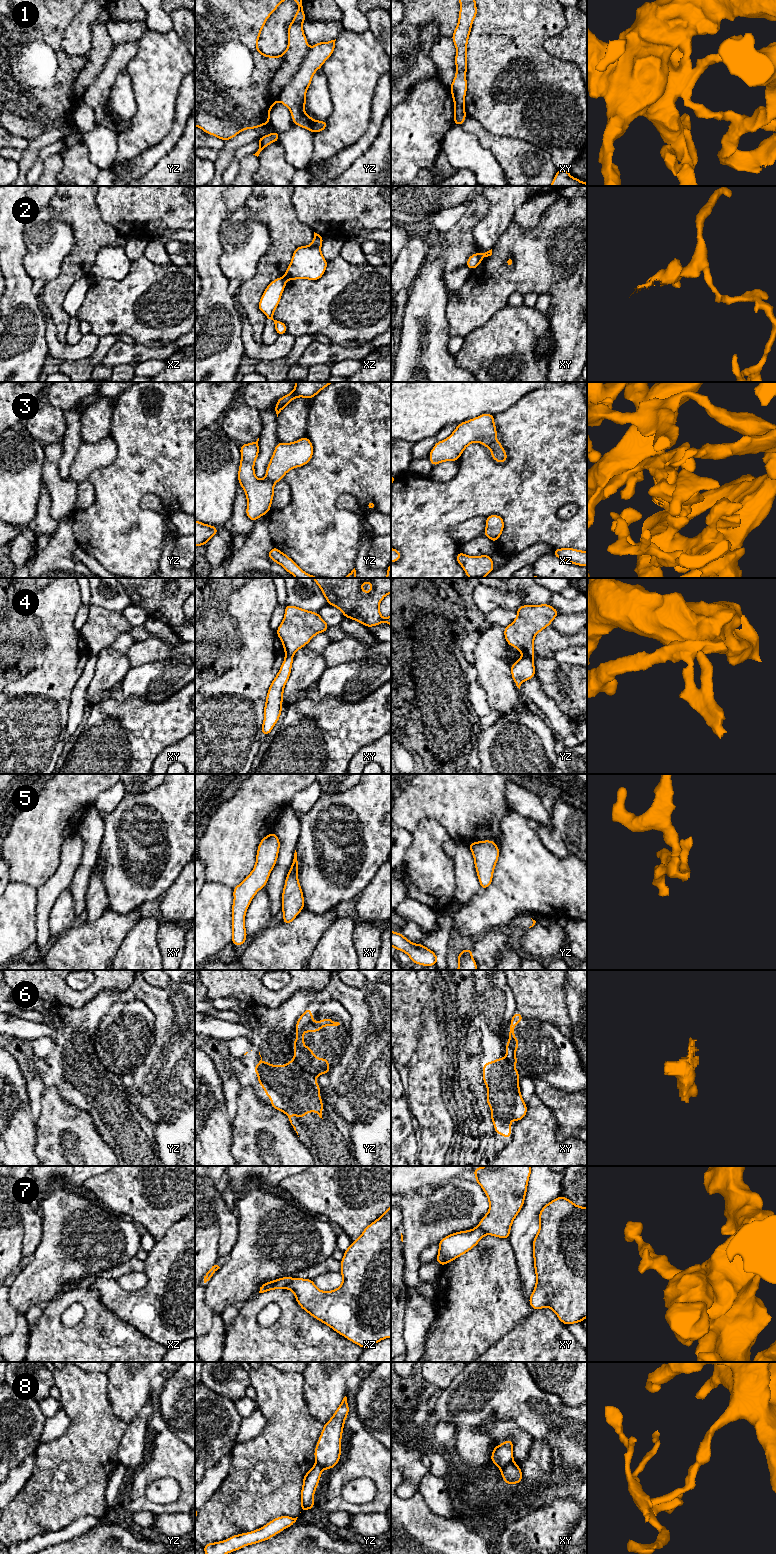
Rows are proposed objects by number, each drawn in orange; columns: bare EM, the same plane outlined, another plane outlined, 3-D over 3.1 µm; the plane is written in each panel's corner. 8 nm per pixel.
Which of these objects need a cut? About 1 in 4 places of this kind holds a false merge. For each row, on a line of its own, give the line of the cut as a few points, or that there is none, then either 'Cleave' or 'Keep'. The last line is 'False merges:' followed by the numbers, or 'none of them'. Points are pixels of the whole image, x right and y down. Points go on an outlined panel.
1: No split. Keep
2: Split along xz (284, 277), (286, 280). Cleave
3: No split. Keep
4: Split along yz (523, 654), (533, 658). Cleave
5: No split. Keep
6: Split along yz (294, 1059), (304, 1069), (317, 1075). Cleave
7: Split along xz (291, 1278), (284, 1287). Cleave
8: Split along xy (513, 1462), (500, 1469). Cleave
False merges: 2, 4, 6, 7, 8

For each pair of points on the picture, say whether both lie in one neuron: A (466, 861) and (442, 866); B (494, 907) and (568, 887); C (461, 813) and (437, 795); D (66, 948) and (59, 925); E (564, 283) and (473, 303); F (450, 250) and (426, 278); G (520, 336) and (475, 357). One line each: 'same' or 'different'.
A: different
B: same
C: same
D: different
E: same
F: different
G: same

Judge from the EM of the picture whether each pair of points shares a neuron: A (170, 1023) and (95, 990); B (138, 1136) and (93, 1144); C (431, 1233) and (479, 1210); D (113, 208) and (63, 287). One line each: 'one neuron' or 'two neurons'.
A: two neurons
B: two neurons
C: one neuron
D: two neurons

